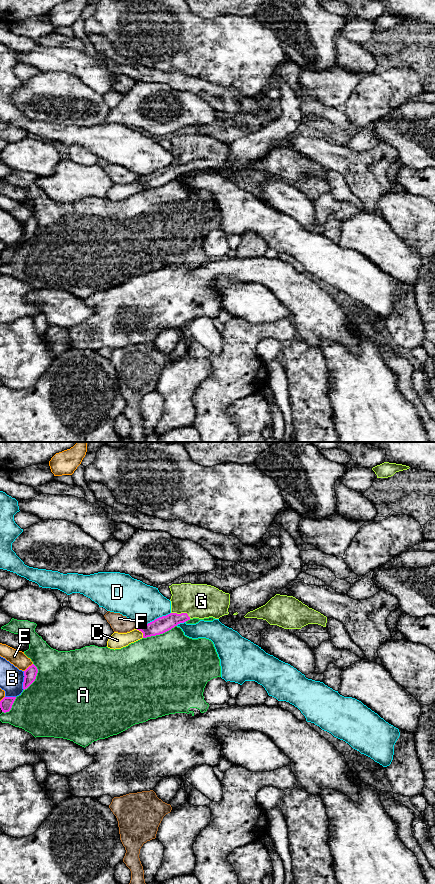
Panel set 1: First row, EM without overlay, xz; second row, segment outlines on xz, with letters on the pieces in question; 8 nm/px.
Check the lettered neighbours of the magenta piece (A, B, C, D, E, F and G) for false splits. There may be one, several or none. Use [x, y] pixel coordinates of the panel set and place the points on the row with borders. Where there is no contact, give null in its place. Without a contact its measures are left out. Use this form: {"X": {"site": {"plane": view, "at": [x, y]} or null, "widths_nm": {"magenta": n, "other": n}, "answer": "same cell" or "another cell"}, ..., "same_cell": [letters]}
{"A": {"site": {"plane": "xz", "at": [159, 634]}, "widths_nm": {"magenta": 130, "other": 500}, "answer": "another cell"}, "B": {"site": {"plane": "xz", "at": [24, 680]}, "widths_nm": {"magenta": 100, "other": 190}, "answer": "another cell"}, "C": {"site": {"plane": "xz", "at": [141, 631]}, "widths_nm": {"magenta": 130, "other": 130}, "answer": "another cell"}, "D": {"site": {"plane": "xz", "at": [155, 619]}, "widths_nm": {"magenta": 130, "other": 320}, "answer": "another cell"}, "E": {"site": {"plane": "xz", "at": [28, 667]}, "widths_nm": {"magenta": 100, "other": 120}, "answer": "another cell"}, "F": {"site": {"plane": "xz", "at": [137, 626]}, "widths_nm": {"magenta": 130, "other": 140}, "answer": "another cell"}, "G": {"site": {"plane": "xz", "at": [181, 613]}, "widths_nm": {"magenta": 130, "other": 280}, "answer": "same cell"}, "same_cell": ["G"]}

